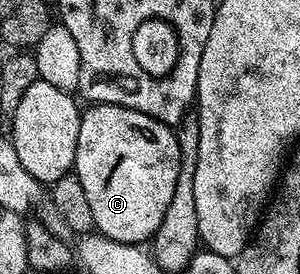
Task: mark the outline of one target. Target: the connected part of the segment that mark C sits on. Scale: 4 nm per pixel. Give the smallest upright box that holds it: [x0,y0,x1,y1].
[73,104,181,243]

